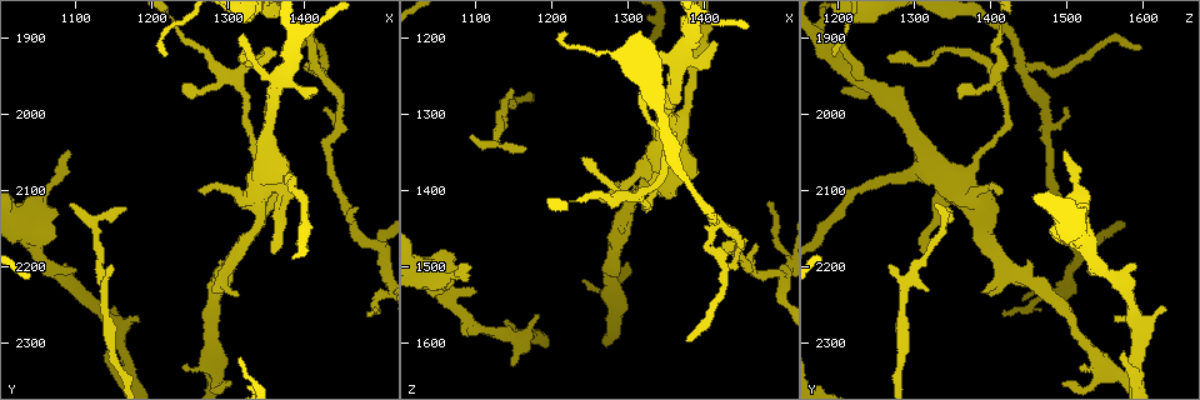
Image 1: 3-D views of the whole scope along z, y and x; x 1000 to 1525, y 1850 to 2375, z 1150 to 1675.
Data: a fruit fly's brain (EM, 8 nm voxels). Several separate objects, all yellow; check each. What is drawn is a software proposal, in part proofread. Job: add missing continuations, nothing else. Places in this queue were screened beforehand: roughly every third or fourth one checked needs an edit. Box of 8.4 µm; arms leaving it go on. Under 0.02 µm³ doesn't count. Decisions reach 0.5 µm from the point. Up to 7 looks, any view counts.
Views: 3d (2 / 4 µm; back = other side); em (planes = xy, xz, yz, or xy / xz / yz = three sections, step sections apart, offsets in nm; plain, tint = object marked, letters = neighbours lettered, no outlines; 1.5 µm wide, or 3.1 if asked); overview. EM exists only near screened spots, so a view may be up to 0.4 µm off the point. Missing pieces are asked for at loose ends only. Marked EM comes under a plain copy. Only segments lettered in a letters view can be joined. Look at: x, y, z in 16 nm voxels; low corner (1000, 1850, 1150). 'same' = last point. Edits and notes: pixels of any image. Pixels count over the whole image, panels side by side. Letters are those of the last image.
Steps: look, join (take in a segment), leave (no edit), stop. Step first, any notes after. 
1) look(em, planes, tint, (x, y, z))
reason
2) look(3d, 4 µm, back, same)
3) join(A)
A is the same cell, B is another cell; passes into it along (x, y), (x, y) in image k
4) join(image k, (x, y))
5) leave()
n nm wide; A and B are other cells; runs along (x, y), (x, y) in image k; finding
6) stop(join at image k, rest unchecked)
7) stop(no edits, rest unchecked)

look(em, planes, tint, (1090, 2050, 1500))
free end

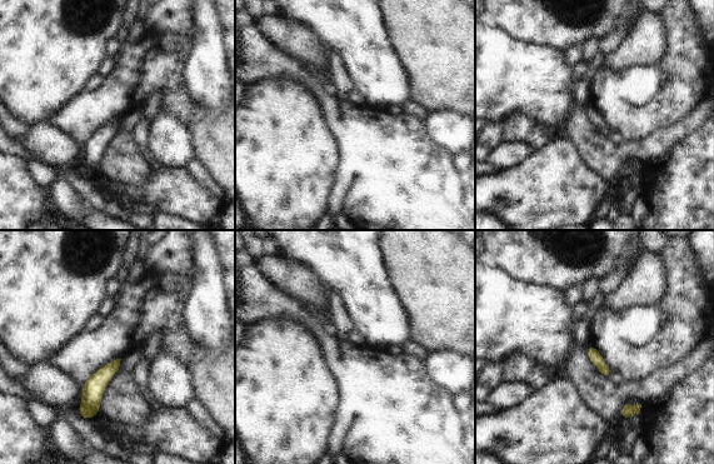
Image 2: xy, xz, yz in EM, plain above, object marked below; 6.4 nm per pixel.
look(em, planes, letters, same)

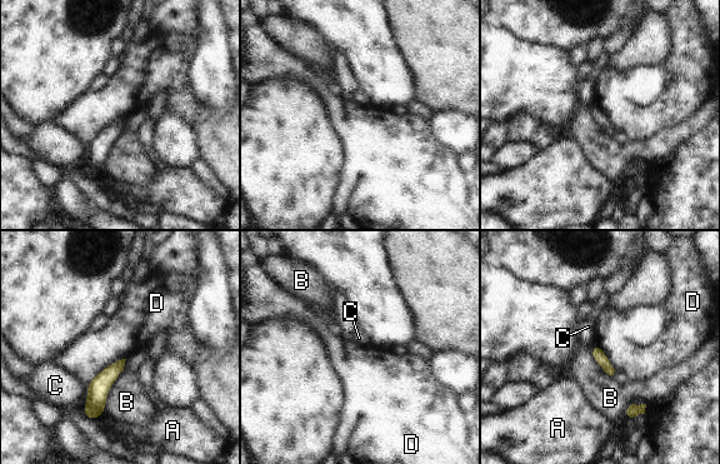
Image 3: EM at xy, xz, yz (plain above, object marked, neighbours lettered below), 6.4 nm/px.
leave()
A, B, C and D are other cells; no lettered segment goes on from it

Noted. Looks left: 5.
look(3d, 4 µm, (1140, 2310, 1575))
an open end

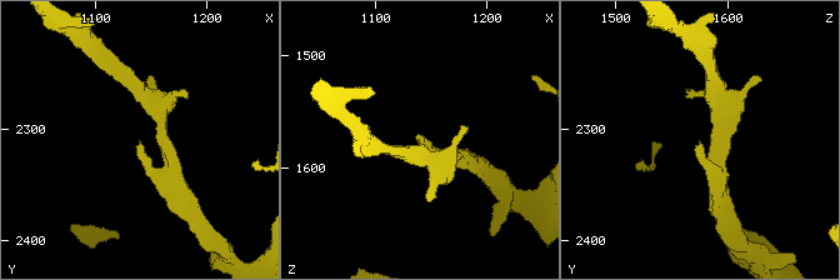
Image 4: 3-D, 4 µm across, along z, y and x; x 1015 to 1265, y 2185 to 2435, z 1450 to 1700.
look(em, planes, tint, (1140, 2308, 1576))
shape alone is not enough

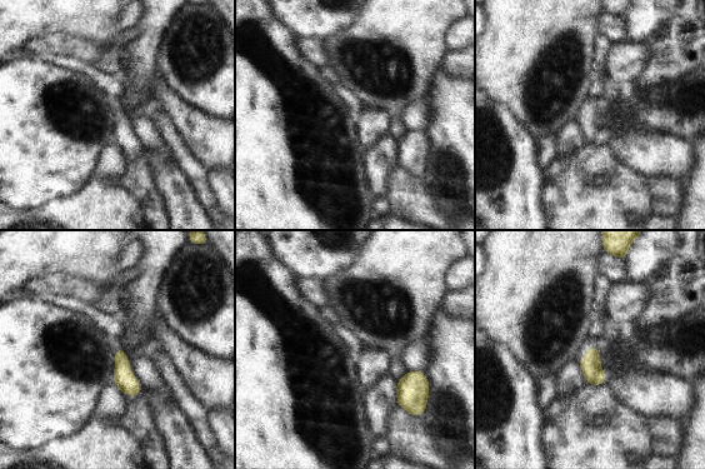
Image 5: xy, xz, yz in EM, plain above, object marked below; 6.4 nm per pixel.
look(em, planes, letters, same)
see the neighbours

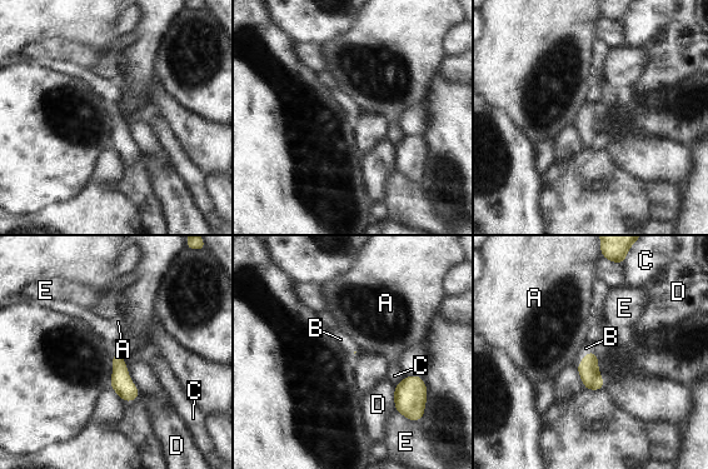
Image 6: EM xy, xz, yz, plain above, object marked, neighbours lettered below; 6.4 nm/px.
join(B)
B is the same cell, A, C, D and E are other cells; passes into it along (588, 370), (584, 355), (586, 348) in image 6; it goes on there

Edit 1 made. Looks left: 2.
stop(join at image 6, rest unchecked)

